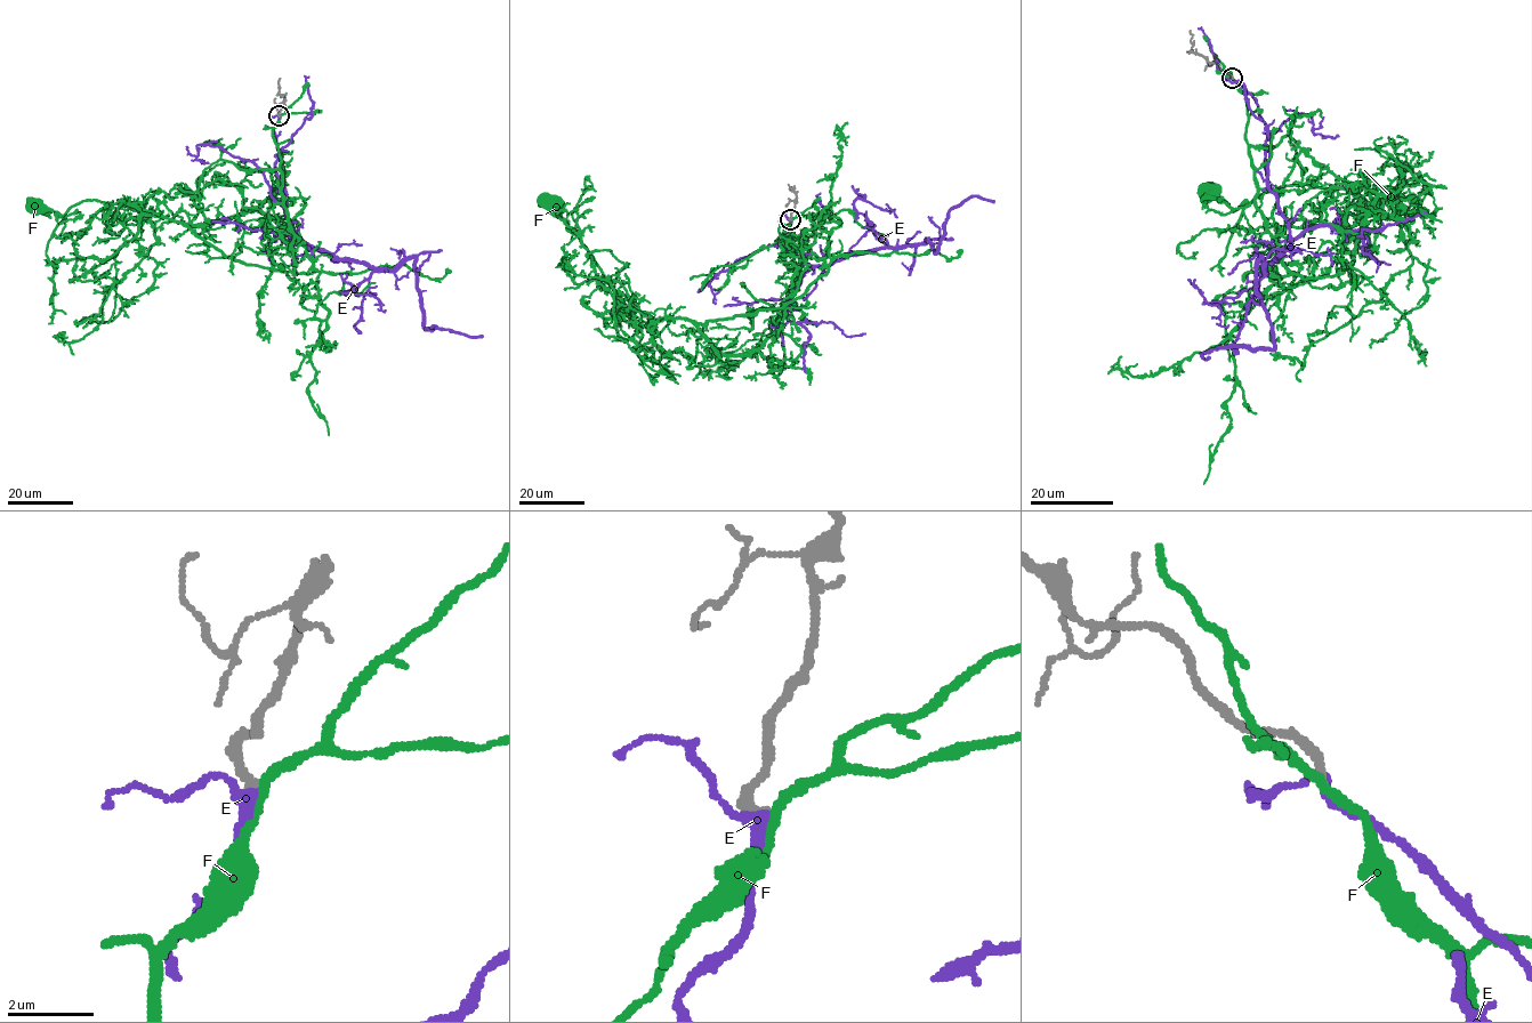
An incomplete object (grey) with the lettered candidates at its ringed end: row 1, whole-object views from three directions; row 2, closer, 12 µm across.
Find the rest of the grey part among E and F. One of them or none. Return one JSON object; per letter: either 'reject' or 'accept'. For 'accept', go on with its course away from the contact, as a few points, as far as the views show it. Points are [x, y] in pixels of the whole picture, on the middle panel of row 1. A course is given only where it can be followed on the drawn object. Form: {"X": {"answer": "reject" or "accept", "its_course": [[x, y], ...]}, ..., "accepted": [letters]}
{"E": {"answer": "accept", "its_course": [[790, 220], [787, 249], [830, 265], [926, 239], [935, 252], [951, 209], [972, 196], [994, 201]]}, "F": {"answer": "reject"}, "accepted": ["E"]}

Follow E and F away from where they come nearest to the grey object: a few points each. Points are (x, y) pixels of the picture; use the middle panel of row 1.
E: (790, 220), (787, 249), (830, 265), (926, 239), (935, 252), (951, 209), (972, 196), (994, 201)
F: (791, 220), (784, 232), (828, 272), (781, 308), (703, 325), (653, 321), (621, 299), (547, 206)

